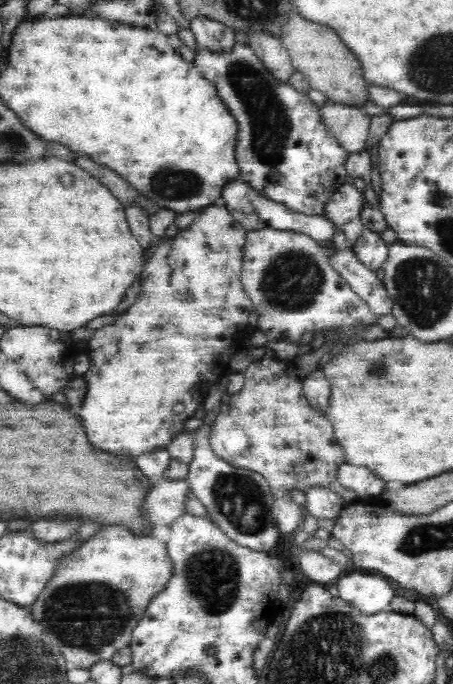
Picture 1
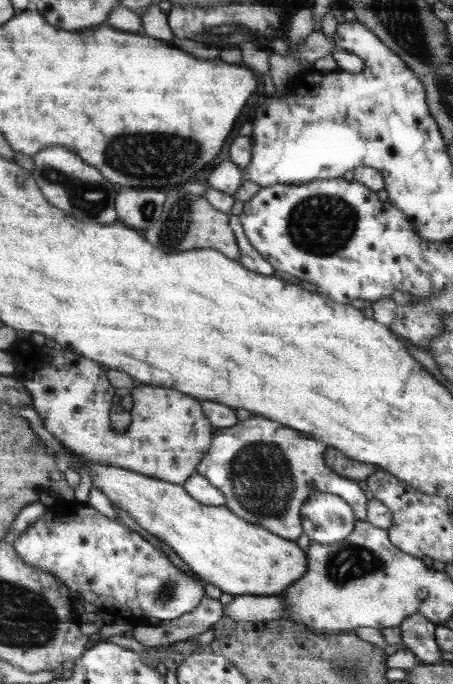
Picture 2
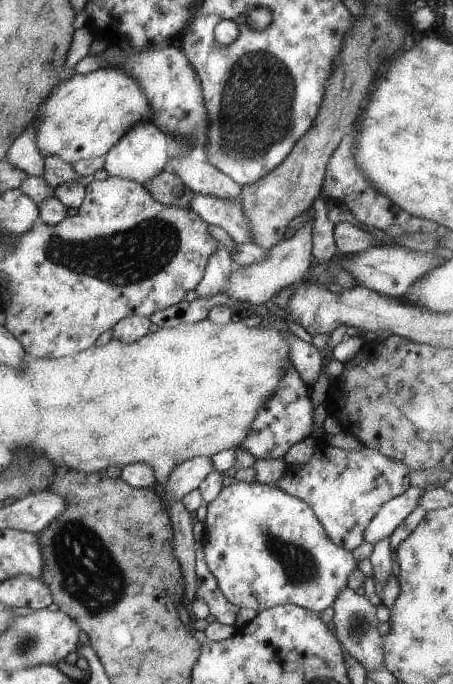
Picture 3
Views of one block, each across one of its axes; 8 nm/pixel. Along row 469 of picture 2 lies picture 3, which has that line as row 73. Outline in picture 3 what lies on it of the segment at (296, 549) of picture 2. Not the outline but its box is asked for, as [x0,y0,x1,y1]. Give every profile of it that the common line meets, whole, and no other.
[30,66,150,165]

